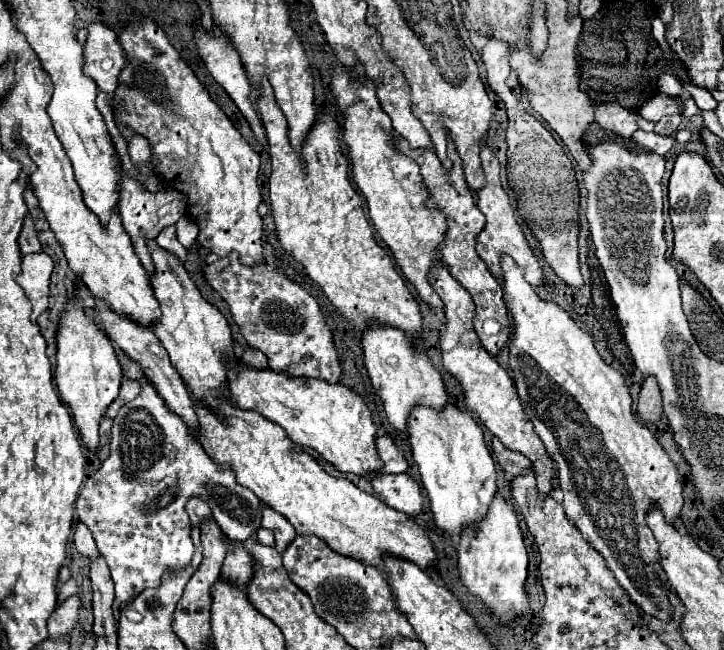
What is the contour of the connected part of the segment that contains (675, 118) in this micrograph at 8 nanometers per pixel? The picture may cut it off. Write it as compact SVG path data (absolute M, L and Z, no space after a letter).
M676 112L676 114L666 116L660 122L656 122L656 130L654 132L656 134L662 134L662 136L672 136L672 132L676 132L680 124L682 124L682 114Z

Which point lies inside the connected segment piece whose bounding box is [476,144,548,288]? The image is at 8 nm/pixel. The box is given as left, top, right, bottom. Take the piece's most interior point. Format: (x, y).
(501, 235)

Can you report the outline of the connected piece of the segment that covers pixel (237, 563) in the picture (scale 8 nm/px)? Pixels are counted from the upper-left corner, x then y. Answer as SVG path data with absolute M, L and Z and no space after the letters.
M238 546L228 548L226 560L222 564L222 572L238 586L246 586L254 574L254 560L244 548L238 548Z

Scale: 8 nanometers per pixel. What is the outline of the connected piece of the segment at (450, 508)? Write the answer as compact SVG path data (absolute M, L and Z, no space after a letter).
M448 400L446 408L442 408L440 412L436 412L434 408L424 408L422 404L416 404L416 408L412 408L412 416L408 416L408 444L420 468L422 484L428 492L436 526L454 538L460 536L462 528L478 522L488 512L488 506L496 494L496 466L486 448L480 424L470 414L464 414L462 410L458 410L454 400Z

